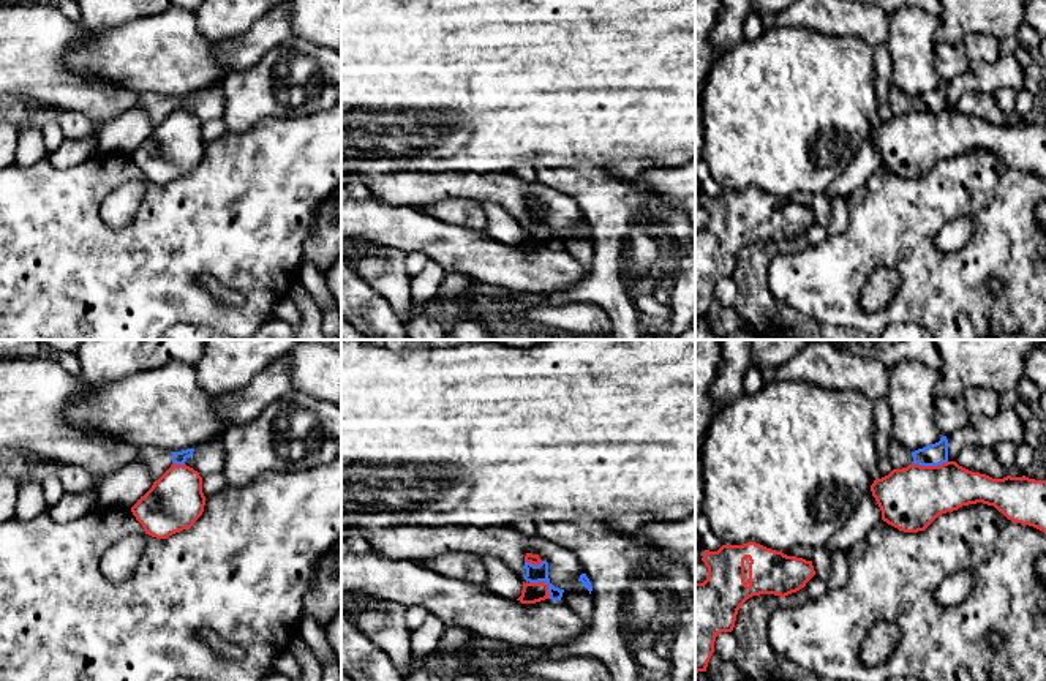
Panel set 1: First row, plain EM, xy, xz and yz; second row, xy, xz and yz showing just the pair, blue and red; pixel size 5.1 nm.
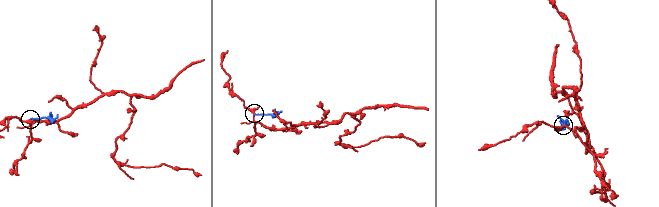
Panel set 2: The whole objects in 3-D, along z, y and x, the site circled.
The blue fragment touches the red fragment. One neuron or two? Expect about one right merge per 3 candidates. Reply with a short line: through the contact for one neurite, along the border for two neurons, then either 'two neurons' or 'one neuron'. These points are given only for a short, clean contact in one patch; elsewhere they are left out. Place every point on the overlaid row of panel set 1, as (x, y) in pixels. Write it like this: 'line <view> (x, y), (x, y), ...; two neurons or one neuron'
line yz (947, 460), (937, 465), (912, 463); two neurons

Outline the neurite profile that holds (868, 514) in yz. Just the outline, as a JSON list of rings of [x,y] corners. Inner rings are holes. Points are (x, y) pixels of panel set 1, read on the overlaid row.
[[[869,487],[869,490],[861,496],[853,515],[830,537],[823,548],[830,553],[836,550],[847,551],[858,540],[866,537],[880,520],[882,510]]]

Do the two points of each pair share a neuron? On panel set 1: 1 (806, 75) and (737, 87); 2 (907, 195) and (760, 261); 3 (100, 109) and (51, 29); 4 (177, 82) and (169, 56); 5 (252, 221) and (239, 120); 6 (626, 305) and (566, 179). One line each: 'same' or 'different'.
1: same
2: different
3: same
4: same
5: different
6: same

